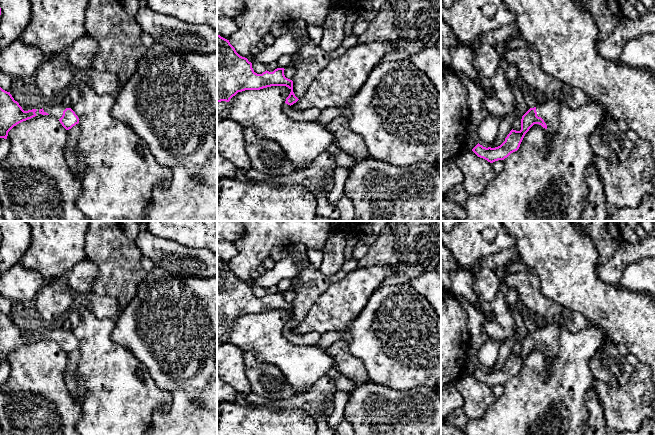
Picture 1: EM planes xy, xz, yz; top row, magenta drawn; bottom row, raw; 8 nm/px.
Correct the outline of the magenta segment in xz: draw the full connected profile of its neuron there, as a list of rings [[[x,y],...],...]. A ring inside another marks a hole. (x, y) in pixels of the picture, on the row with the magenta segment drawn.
[[[217,34],[217,103],[229,102],[238,92],[245,90],[260,90],[271,86],[286,86],[291,92],[283,106],[284,113],[291,119],[302,122],[316,122],[321,110],[316,108],[295,110],[291,106],[299,99],[293,92],[293,81],[286,78],[284,68],[273,72],[265,71],[257,74],[252,63],[240,56],[229,40]]]

